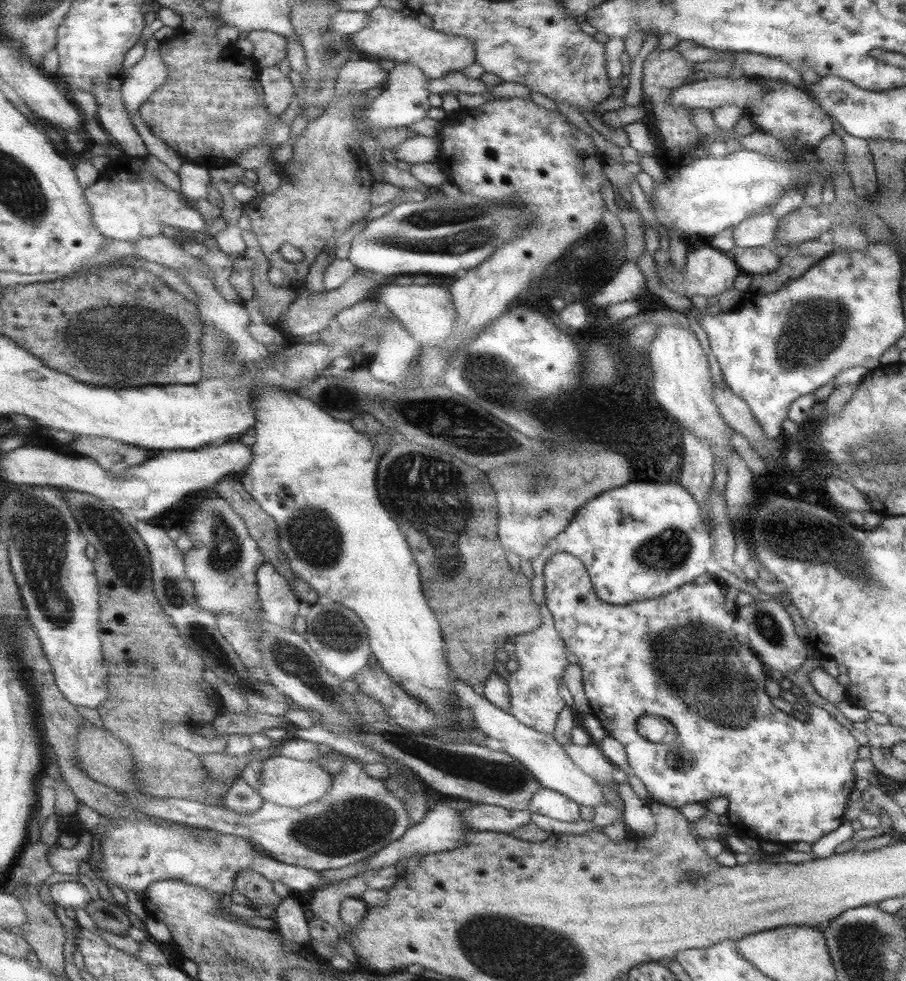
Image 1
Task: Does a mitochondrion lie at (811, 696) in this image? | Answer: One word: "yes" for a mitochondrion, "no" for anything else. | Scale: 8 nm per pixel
no

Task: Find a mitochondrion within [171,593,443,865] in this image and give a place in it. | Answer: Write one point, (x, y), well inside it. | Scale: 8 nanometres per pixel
(355, 824)

